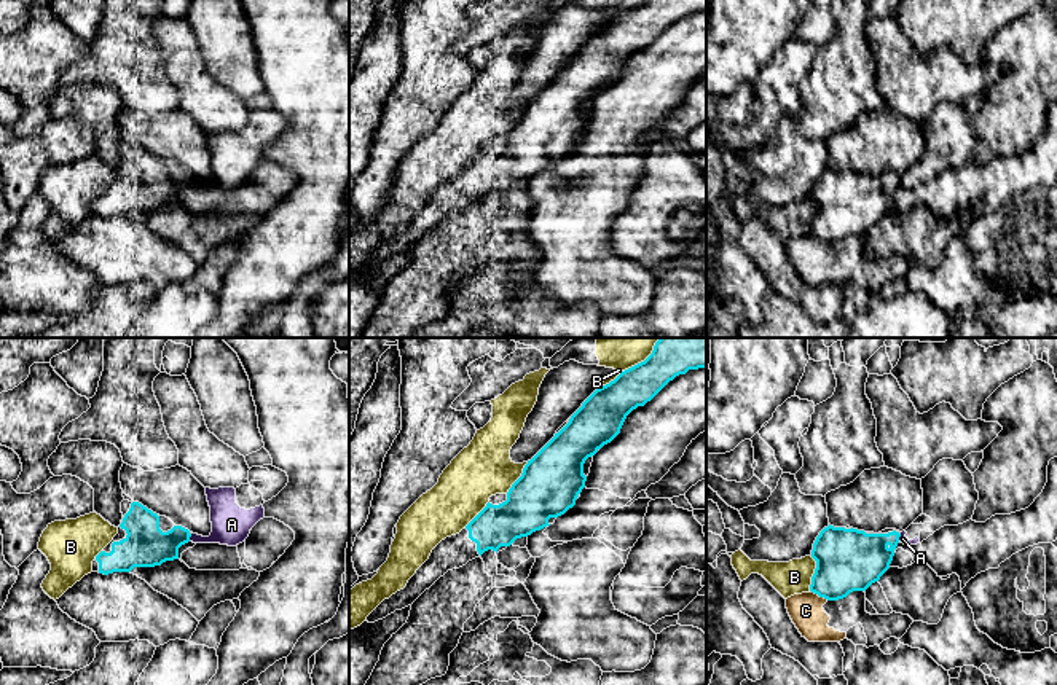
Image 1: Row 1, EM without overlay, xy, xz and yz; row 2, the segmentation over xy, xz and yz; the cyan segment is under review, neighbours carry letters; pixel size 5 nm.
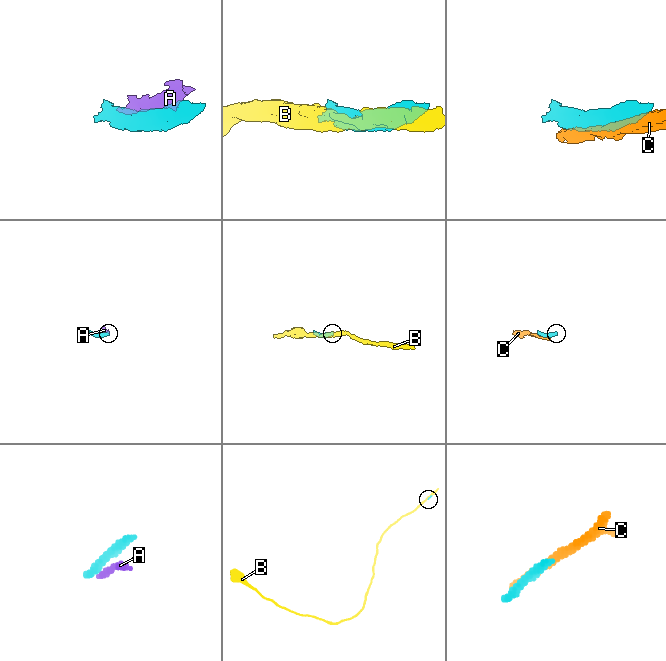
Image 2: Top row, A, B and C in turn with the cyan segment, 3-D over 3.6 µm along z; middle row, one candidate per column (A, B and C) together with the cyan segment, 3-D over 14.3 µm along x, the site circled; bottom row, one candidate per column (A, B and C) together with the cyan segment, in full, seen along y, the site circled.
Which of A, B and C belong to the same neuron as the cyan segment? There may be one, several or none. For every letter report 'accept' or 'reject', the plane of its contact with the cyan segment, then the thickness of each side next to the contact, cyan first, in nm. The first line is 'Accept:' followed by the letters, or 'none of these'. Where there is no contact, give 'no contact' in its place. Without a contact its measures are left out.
Accept: none of these
A: reject; contact in xy; calibres 220 and 200 nm
B: reject; contact in xz; calibres 220 and 80 nm
C: reject; contact in yz; calibres 320 and 170 nm

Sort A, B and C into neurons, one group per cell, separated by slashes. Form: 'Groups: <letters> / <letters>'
Groups: A / B / C

